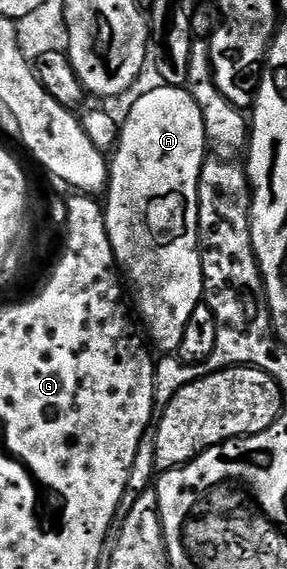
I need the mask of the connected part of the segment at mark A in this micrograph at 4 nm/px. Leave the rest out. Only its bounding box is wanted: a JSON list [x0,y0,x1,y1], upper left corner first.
[103,84,207,352]

